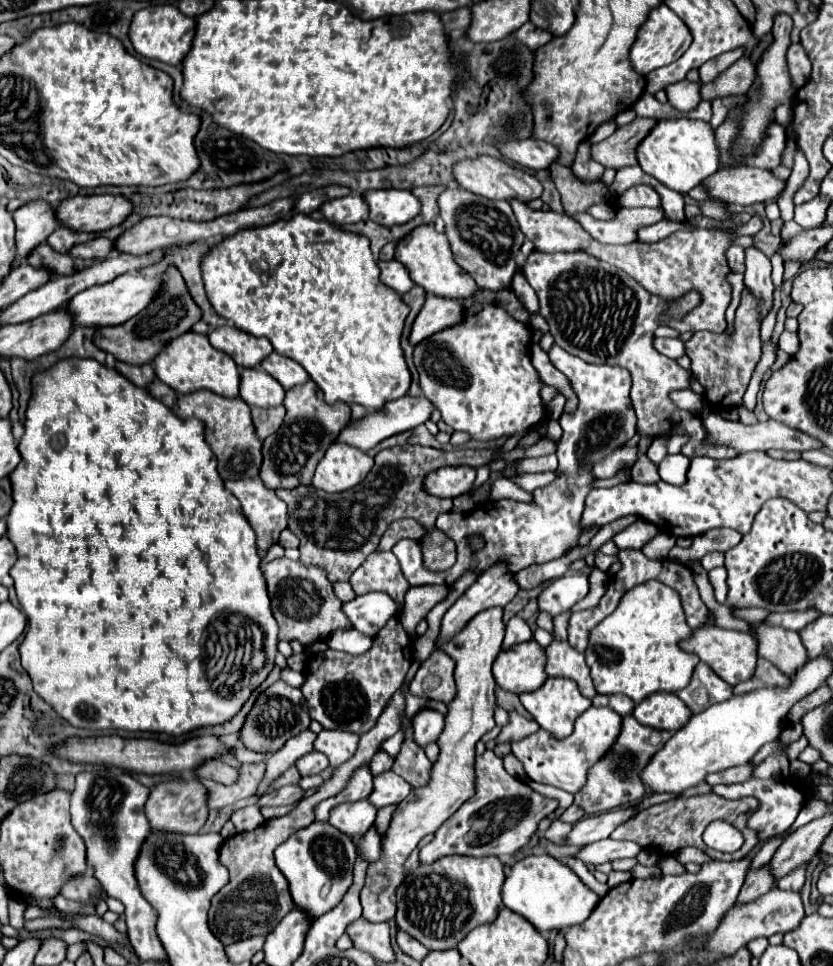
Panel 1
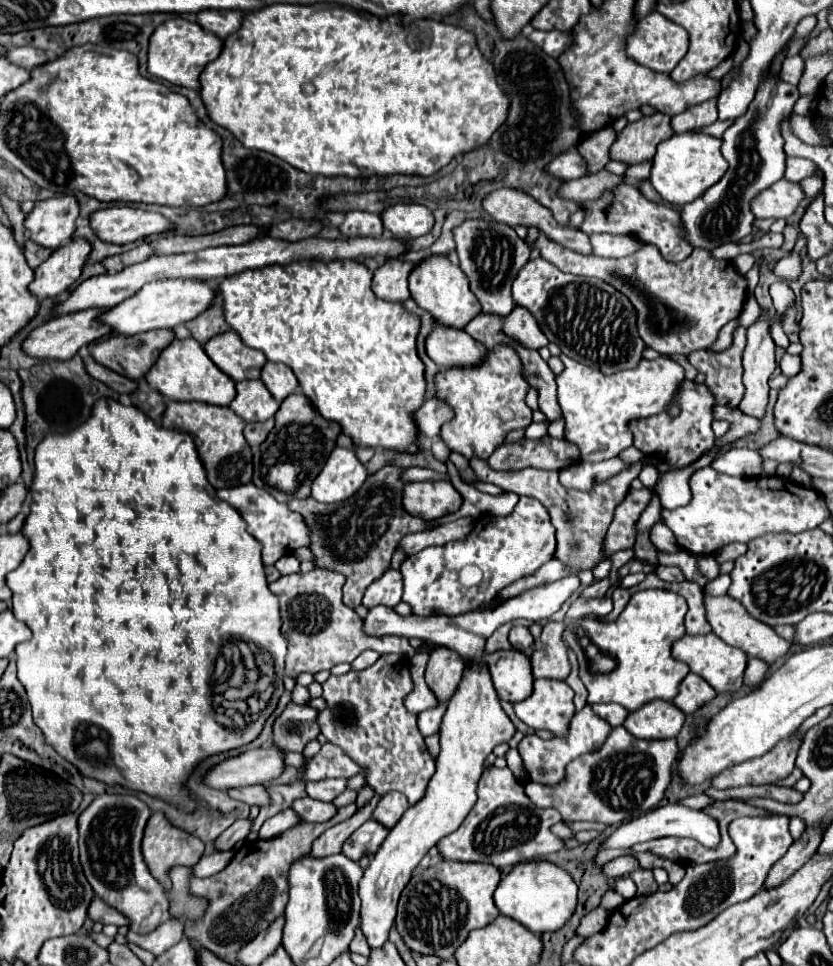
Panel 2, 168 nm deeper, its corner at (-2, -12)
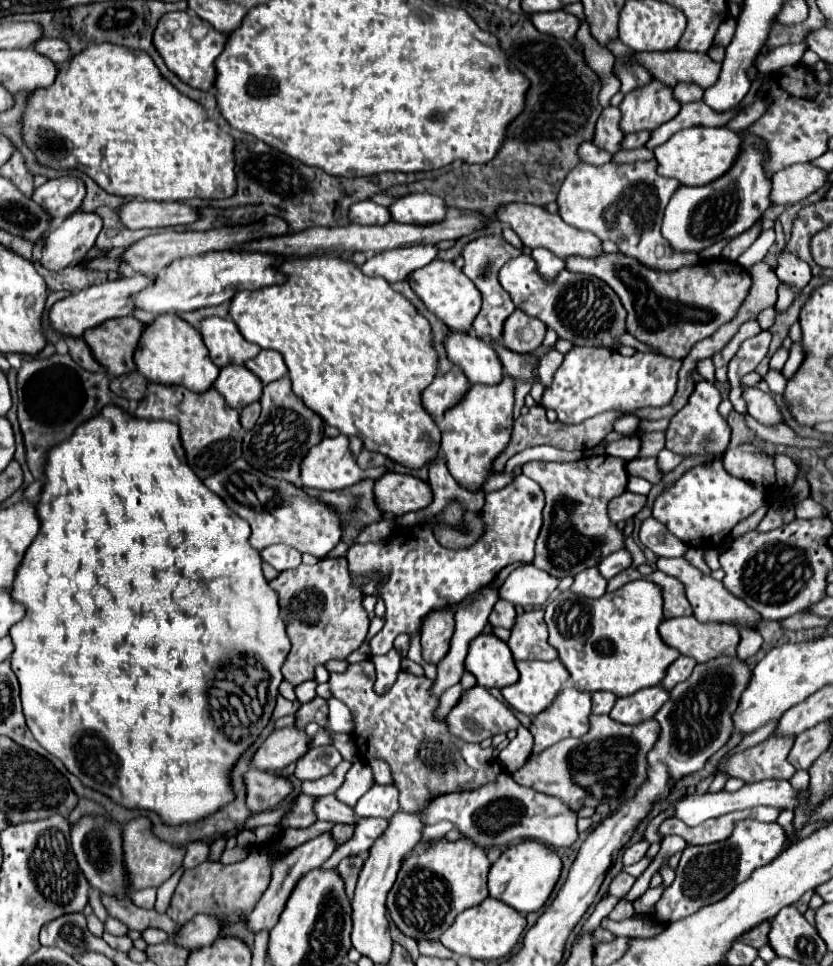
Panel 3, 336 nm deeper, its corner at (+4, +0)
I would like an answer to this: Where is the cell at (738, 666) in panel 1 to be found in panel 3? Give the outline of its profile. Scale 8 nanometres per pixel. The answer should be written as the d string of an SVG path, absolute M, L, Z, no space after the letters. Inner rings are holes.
M695 616L665 620L659 626L659 634L671 648L697 662L735 656L739 644L739 630L731 628L731 624L703 624Z

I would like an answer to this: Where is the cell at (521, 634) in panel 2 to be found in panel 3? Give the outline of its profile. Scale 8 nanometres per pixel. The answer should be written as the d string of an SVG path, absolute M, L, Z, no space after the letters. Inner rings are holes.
M499 600L499 602L493 606L493 612L491 612L491 616L489 616L489 622L491 622L493 626L501 626L501 628L511 630L511 628L515 626L515 618L517 618L515 608L513 608L511 604L507 604L505 600Z

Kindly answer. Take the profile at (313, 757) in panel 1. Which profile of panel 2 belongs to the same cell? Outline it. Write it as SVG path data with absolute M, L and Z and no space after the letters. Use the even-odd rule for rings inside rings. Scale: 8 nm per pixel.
M321 780L321 782L307 782L309 798L321 802L333 802L343 790L347 788L347 780Z

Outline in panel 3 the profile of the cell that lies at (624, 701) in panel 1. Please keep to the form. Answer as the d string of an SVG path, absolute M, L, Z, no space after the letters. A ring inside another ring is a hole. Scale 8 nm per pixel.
M593 692L591 700L593 700L593 714L609 714L613 704L615 704L615 694L611 692Z

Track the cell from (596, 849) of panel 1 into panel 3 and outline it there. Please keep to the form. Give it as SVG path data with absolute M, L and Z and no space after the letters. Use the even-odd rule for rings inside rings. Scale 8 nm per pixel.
M643 840L633 844L633 846L629 846L625 850L625 854L623 854L623 864L635 864L635 862L639 862L645 856L647 848L649 848L649 842L643 842Z

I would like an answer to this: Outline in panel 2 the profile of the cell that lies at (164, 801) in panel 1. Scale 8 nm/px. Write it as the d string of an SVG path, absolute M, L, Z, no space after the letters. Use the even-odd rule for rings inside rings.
M161 812L151 814L147 826L145 826L145 834L143 834L143 842L141 842L141 850L143 850L143 860L151 872L151 876L163 886L165 892L171 890L171 880L169 880L169 872L175 866L195 866L199 862L199 858L203 856L205 844L201 840L197 840L195 836L171 826L165 816Z

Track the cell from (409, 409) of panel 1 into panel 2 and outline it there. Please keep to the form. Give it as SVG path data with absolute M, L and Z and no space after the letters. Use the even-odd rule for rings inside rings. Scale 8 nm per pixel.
M431 398L427 400L417 412L415 412L415 422L419 426L421 436L427 438L435 438L439 436L439 430L445 422L449 422L453 418L453 410L447 408L447 402L441 398Z

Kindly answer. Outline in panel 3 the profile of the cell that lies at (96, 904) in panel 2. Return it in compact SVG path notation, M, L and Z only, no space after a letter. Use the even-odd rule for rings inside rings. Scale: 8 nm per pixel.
M101 896L103 906L107 908L111 918L117 918L119 922L127 924L129 928L143 932L145 928L161 928L169 934L169 938L173 938L177 926L175 922L167 916L167 914L157 914L155 910L145 910L135 906L129 898L117 898L117 896Z

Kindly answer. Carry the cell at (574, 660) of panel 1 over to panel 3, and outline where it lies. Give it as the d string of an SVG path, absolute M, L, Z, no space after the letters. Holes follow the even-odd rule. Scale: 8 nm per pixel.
M537 608L517 616L507 646L515 660L555 660L557 650L547 642L547 638L549 632L543 620L543 610Z

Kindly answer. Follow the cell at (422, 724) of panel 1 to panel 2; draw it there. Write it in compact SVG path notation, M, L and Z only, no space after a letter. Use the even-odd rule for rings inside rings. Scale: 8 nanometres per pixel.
M447 700L439 702L437 706L433 708L427 708L425 712L419 714L419 730L423 736L431 736L435 732L439 732L439 726L441 726L441 718L447 710Z

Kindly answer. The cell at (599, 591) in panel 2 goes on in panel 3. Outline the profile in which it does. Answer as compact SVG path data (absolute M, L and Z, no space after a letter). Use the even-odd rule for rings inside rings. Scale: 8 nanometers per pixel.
M619 550L611 556L607 556L601 564L599 564L599 572L603 578L613 578L615 574L619 574L621 570L629 568L631 566L631 554L627 550Z

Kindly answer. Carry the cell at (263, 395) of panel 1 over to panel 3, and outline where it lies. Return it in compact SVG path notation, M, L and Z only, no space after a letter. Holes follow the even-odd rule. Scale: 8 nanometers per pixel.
M225 366L213 388L221 392L225 402L235 410L259 402L263 394L261 380L245 366Z

